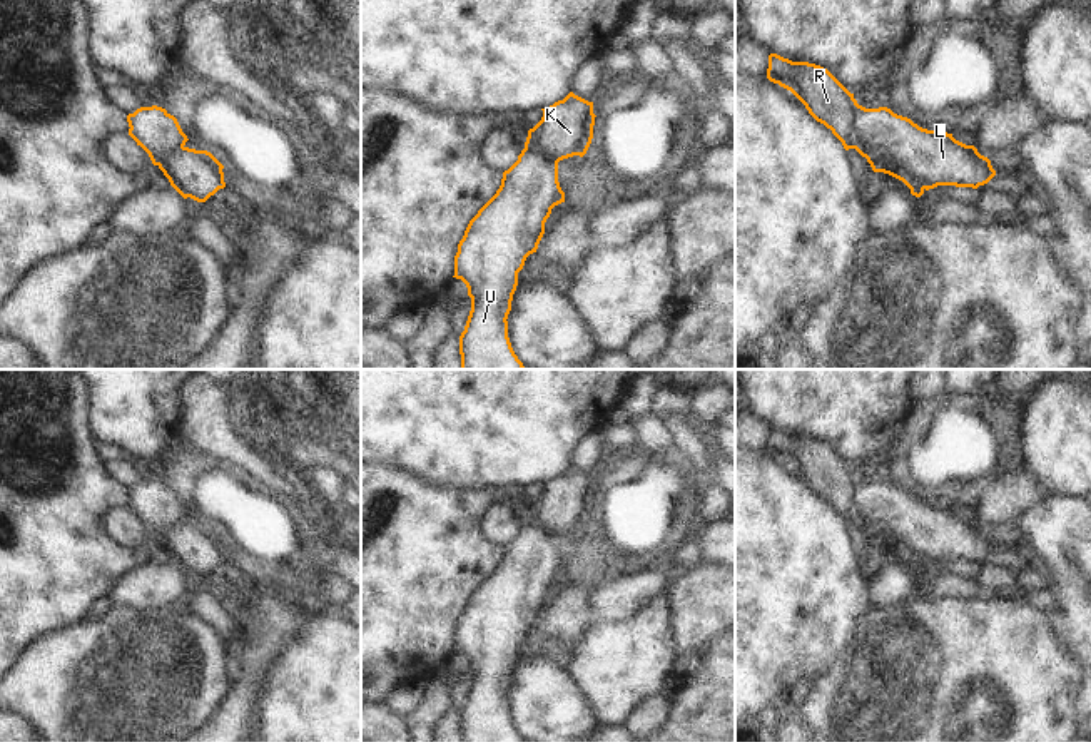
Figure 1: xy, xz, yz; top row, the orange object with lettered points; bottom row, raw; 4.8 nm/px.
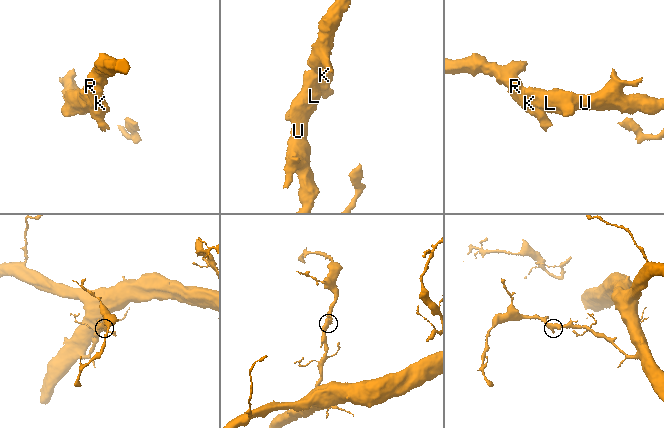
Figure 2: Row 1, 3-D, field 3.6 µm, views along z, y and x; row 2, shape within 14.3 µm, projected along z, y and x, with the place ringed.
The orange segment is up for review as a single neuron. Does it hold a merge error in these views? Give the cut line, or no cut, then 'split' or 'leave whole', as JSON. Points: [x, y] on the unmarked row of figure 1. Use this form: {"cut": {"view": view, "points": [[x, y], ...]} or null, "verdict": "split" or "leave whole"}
{"cut": {"view": "yz", "points": [[857, 478], [856, 507], [864, 515], [884, 522], [924, 562]]}, "verdict": "split"}

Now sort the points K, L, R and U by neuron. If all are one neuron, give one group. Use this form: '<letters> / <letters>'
K R / L U

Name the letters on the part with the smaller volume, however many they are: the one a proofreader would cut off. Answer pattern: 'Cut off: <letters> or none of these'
Cut off: K, R

